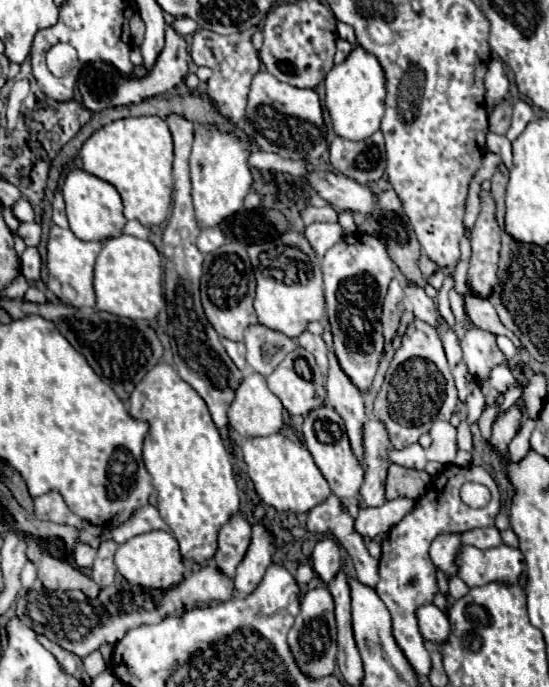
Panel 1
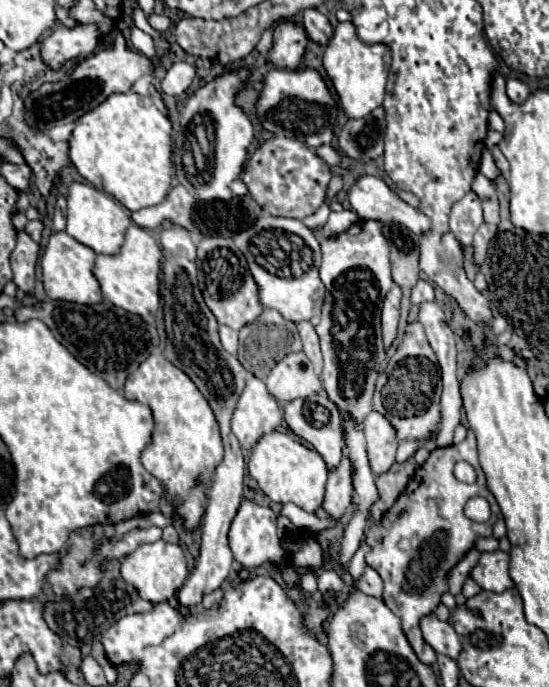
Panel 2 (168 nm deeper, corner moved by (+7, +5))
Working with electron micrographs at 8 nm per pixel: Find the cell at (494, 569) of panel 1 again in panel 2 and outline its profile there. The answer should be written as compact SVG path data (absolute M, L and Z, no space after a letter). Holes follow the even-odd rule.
M504 551L482 553L480 563L472 569L472 579L486 591L502 593L508 587L514 587L514 581L508 575L510 555Z

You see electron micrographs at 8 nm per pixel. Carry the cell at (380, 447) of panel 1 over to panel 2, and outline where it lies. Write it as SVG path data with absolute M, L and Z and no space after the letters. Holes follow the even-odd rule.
M372 411L364 421L364 437L372 471L374 473L388 471L388 467L394 463L396 447L400 443L392 423L378 411Z

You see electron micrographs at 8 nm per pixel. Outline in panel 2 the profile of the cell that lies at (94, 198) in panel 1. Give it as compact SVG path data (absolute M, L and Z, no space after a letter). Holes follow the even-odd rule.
M72 183L68 187L68 225L66 233L74 237L76 241L84 243L90 247L94 253L104 253L104 255L116 255L124 243L124 233L132 225L130 211L116 201L114 197L100 193L92 185L86 183Z

